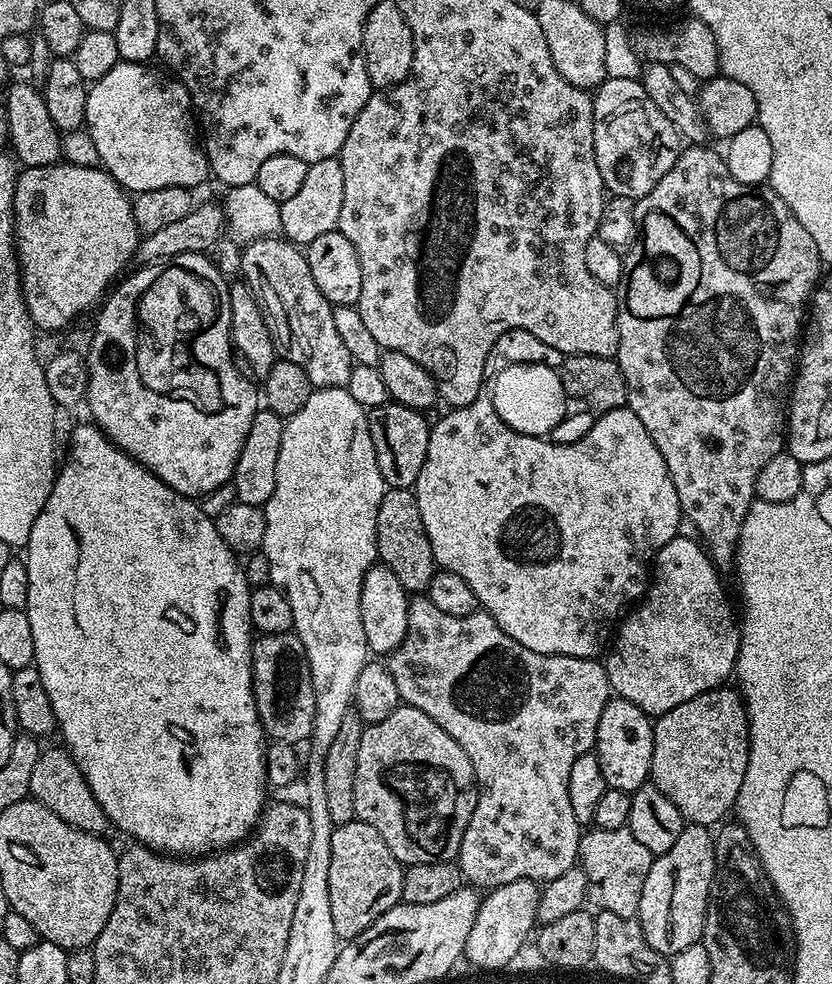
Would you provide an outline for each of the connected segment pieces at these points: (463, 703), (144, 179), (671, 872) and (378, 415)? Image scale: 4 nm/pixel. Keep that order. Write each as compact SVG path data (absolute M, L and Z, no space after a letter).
M416 594L411 597L408 605L408 629L406 638L387 657L386 663L390 674L394 674L394 682L398 686L398 694L401 701L409 708L422 710L422 714L430 714L462 750L466 750L466 758L470 758L470 766L474 766L476 775L476 805L474 814L470 818L470 826L466 826L466 834L462 838L458 863L463 879L469 885L480 890L491 890L498 886L506 886L506 882L518 882L519 880L534 880L547 882L558 878L558 874L566 874L566 870L577 867L580 854L580 838L582 825L578 818L574 818L574 809L570 807L570 769L582 754L593 751L596 746L596 731L598 730L598 718L602 718L602 710L606 710L610 699L608 686L608 669L599 659L589 658L583 660L577 656L547 656L538 654L534 650L526 650L488 612L477 610L465 616L454 614L442 614L434 602L428 600L427 595Z
M121 62L106 74L102 74L102 78L91 81L86 98L84 123L92 139L97 161L129 194L163 188L196 190L204 179L209 179L210 169L208 157L204 155L198 143L198 132L194 127L193 113L190 111L188 91L184 84L171 75L163 71L155 72L148 67L152 66L147 63Z
M688 824L678 834L678 842L653 859L650 874L646 874L646 886L642 886L638 919L646 942L654 951L670 958L686 950L686 946L701 943L715 869L716 841L702 824Z
M389 402L368 412L370 438L374 442L374 454L388 488L411 489L418 474L422 474L422 462L426 462L426 446L430 446L430 424L424 421L425 413Z

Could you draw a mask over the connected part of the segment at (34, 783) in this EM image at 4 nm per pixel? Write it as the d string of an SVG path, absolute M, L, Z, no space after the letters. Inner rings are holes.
M63 746L45 747L41 751L38 763L35 764L30 777L30 796L40 804L45 804L54 814L58 814L58 818L62 818L62 822L66 822L78 830L97 834L109 831L110 825L98 798L94 798L82 770L78 770L74 758Z

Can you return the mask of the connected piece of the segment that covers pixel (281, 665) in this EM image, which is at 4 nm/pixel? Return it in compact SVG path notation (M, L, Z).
M295 631L255 637L252 646L252 693L265 737L293 746L299 745L299 740L307 741L311 737L314 726L314 682L310 678L310 662L306 658L306 650Z

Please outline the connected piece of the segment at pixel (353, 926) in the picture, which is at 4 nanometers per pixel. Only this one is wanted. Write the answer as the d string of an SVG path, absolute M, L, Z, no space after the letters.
M354 819L337 825L331 836L329 887L330 908L337 939L347 942L357 937L403 896L404 866L391 853L374 826Z

